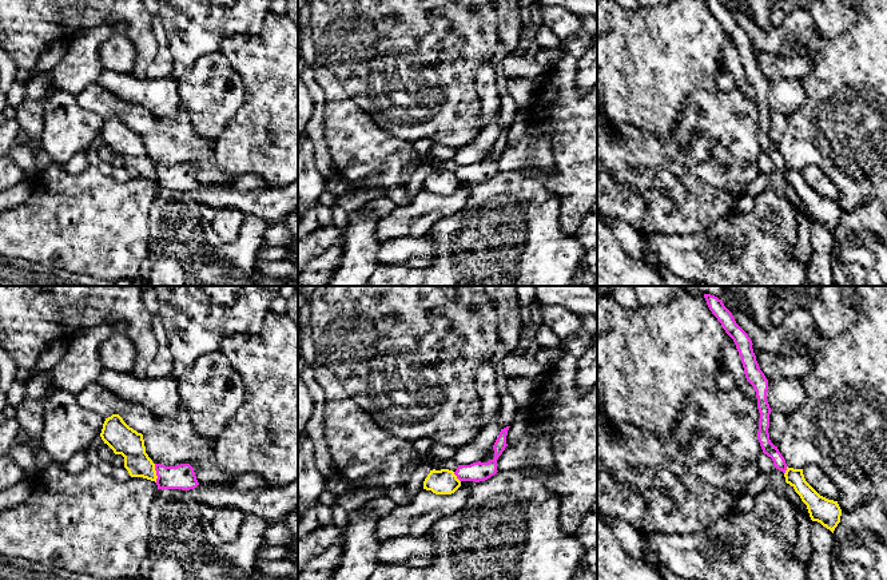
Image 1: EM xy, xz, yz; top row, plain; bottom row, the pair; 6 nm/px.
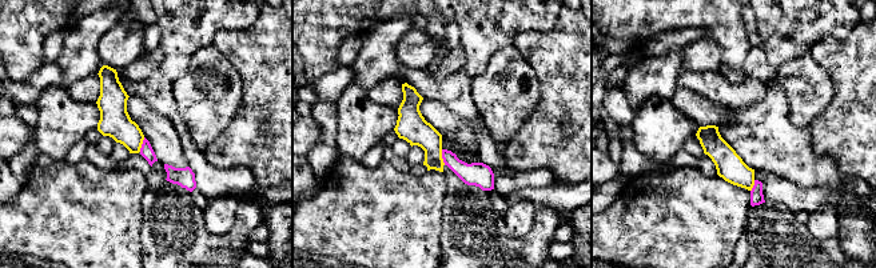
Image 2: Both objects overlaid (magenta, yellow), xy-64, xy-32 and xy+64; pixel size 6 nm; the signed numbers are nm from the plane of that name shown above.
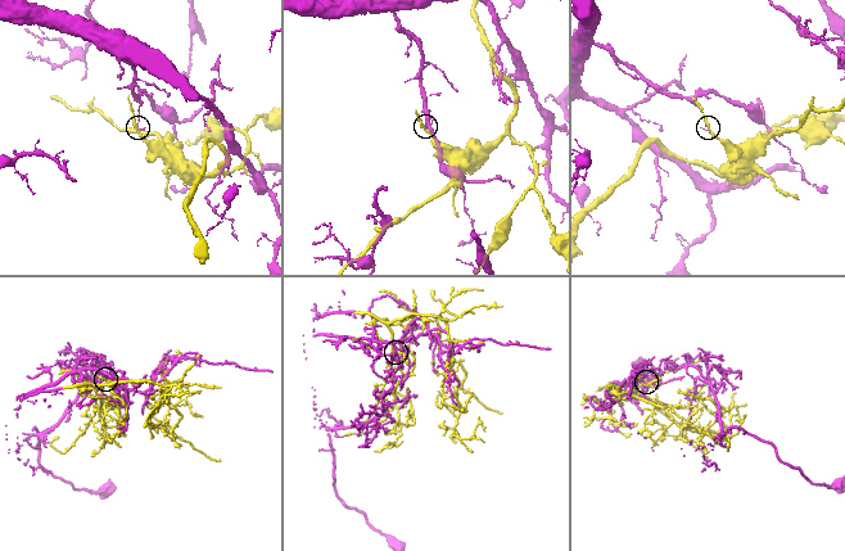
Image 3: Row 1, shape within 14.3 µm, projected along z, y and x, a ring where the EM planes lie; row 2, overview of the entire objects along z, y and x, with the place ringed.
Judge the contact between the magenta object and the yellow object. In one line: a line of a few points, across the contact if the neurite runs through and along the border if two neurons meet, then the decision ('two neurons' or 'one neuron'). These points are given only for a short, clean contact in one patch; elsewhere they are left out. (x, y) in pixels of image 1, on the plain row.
one neuron

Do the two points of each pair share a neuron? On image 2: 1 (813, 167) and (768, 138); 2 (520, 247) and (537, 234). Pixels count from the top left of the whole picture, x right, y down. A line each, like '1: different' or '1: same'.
1: same
2: same

